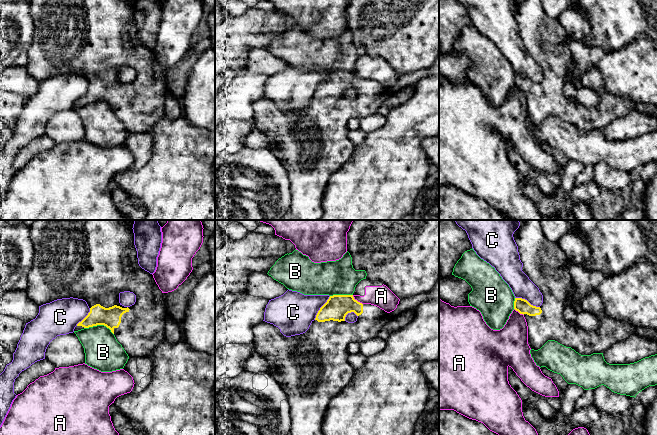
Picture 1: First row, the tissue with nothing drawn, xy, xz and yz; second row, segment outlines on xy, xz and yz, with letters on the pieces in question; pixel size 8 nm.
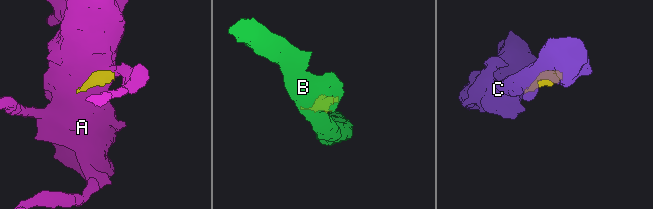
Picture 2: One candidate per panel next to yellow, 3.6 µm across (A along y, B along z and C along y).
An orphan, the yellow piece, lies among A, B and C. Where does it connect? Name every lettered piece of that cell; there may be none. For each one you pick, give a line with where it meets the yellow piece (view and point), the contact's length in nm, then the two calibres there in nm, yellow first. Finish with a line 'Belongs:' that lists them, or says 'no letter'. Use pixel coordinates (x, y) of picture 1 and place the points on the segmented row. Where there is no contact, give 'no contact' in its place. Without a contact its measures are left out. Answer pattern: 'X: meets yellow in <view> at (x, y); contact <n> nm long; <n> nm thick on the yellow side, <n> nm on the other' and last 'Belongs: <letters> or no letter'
Belongs: no letter

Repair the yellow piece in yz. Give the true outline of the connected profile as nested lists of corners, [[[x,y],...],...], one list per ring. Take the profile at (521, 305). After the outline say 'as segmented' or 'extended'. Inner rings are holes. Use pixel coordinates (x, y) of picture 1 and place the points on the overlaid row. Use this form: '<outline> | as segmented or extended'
[[[519,220],[520,226],[514,232],[513,237],[518,246],[520,260],[523,263],[522,271],[539,288],[543,295],[543,303],[540,307],[531,305],[527,300],[515,298],[514,309],[523,314],[528,326],[528,344],[531,349],[540,349],[548,340],[571,347],[581,355],[604,353],[613,344],[637,334],[647,339],[657,340],[657,330],[644,329],[631,326],[626,321],[617,321],[605,314],[604,305],[596,290],[592,290],[580,301],[576,300],[576,284],[570,275],[569,259],[557,242],[549,241],[542,230],[541,220]],[[573,292],[571,306],[576,313],[583,311],[592,313],[598,319],[600,325],[597,331],[586,331],[578,326],[570,326],[564,317],[566,296]]] | extended

